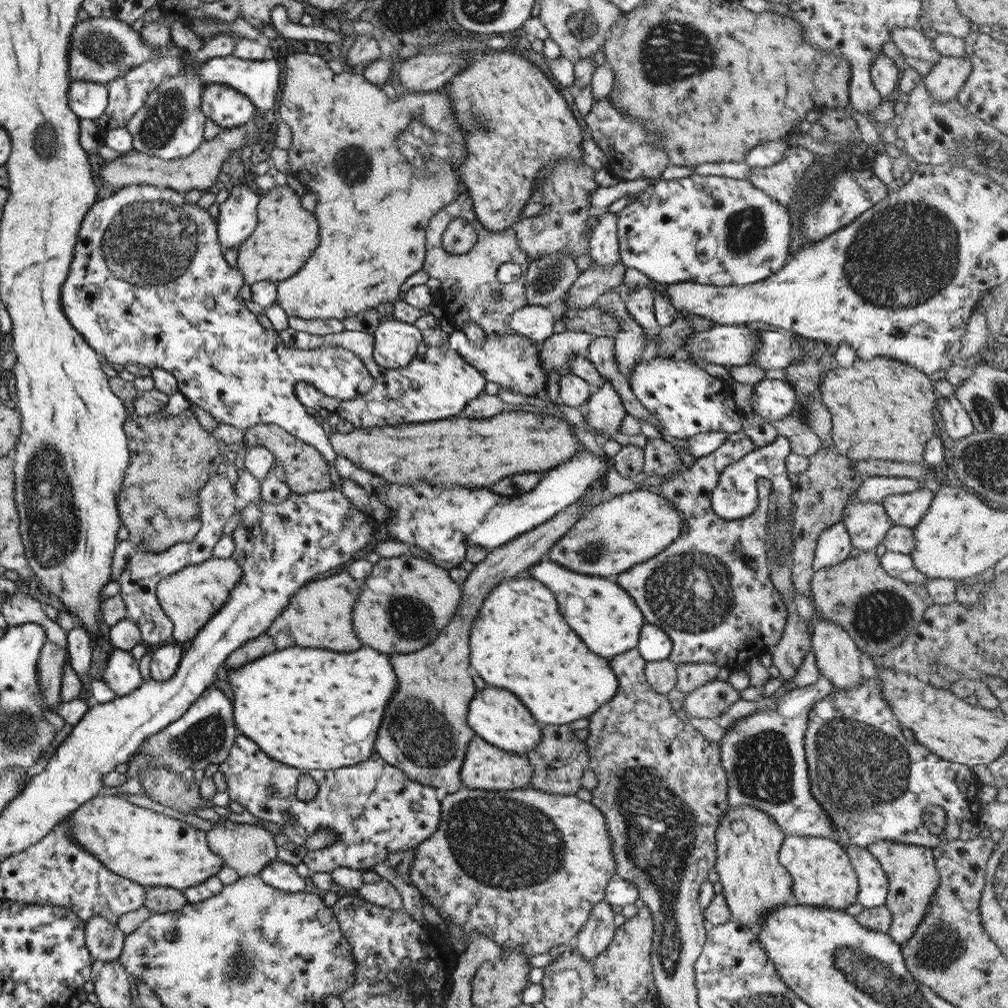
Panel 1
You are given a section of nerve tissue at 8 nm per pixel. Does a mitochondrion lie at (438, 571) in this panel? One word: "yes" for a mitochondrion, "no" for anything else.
no

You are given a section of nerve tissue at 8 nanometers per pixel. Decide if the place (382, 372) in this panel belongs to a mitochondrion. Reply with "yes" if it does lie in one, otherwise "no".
no

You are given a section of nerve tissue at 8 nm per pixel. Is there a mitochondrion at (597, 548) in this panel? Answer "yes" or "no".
yes

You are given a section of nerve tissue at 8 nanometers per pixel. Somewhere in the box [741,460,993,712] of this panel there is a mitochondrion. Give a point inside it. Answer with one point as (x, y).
(880, 616)

